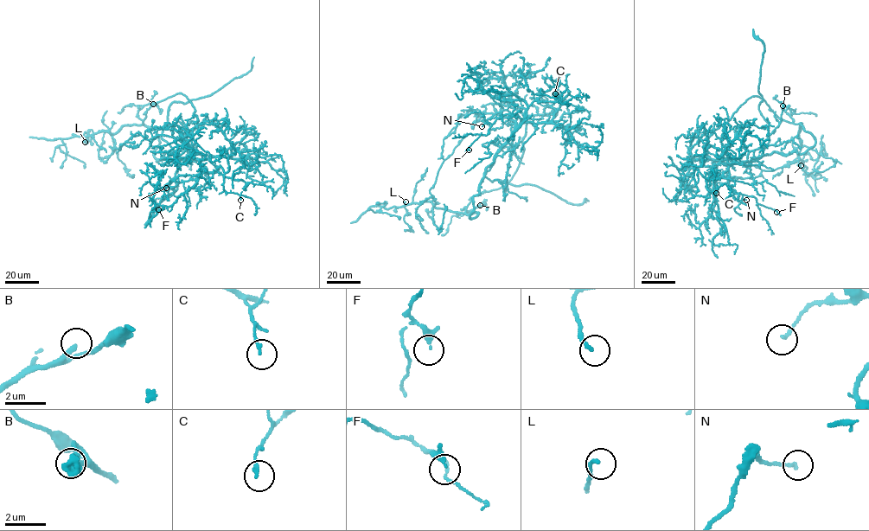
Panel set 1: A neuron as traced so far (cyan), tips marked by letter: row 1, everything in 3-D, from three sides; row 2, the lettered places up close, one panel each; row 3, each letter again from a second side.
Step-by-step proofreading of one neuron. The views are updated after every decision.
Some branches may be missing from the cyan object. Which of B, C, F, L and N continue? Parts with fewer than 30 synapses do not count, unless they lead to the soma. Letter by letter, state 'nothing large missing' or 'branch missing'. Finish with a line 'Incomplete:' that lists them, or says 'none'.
B: branch missing
C: nothing large missing
F: nothing large missing
L: branch missing
N: nothing large missing
Incomplete: B, L

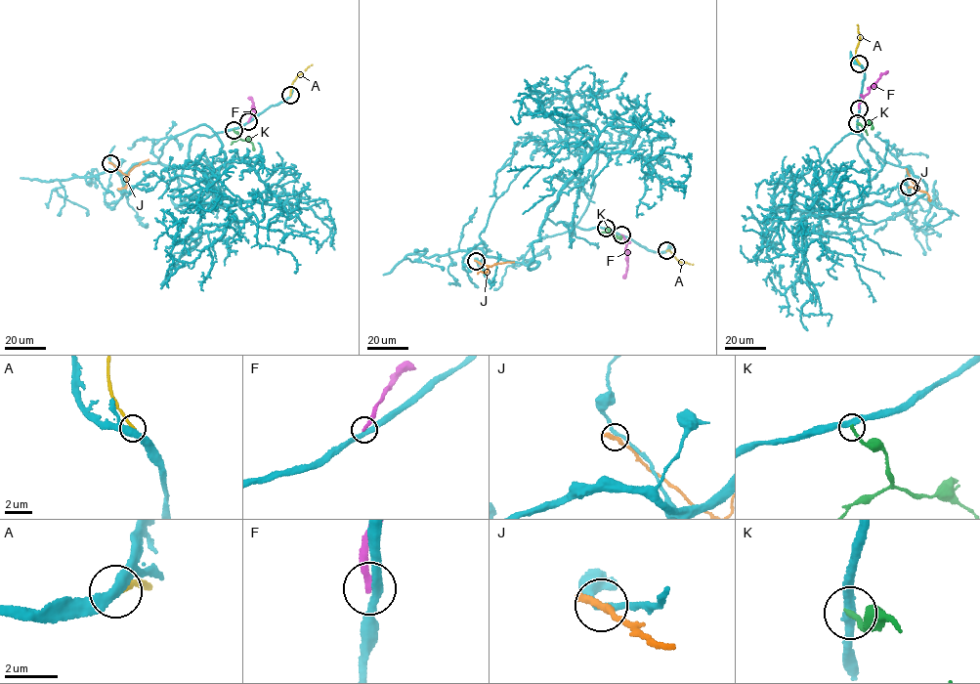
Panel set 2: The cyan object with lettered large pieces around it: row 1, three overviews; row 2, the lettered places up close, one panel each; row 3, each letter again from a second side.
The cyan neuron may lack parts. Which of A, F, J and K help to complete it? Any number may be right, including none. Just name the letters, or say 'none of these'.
none of these

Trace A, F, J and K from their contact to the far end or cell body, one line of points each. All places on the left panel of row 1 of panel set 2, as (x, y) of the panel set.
A: (290, 95), (292, 81), (312, 64)
F: (248, 121), (253, 110), (252, 100), (248, 97)
J: (110, 163), (128, 175), (134, 167), (149, 159)
K: (234, 130), (239, 139), (250, 142), (254, 149)

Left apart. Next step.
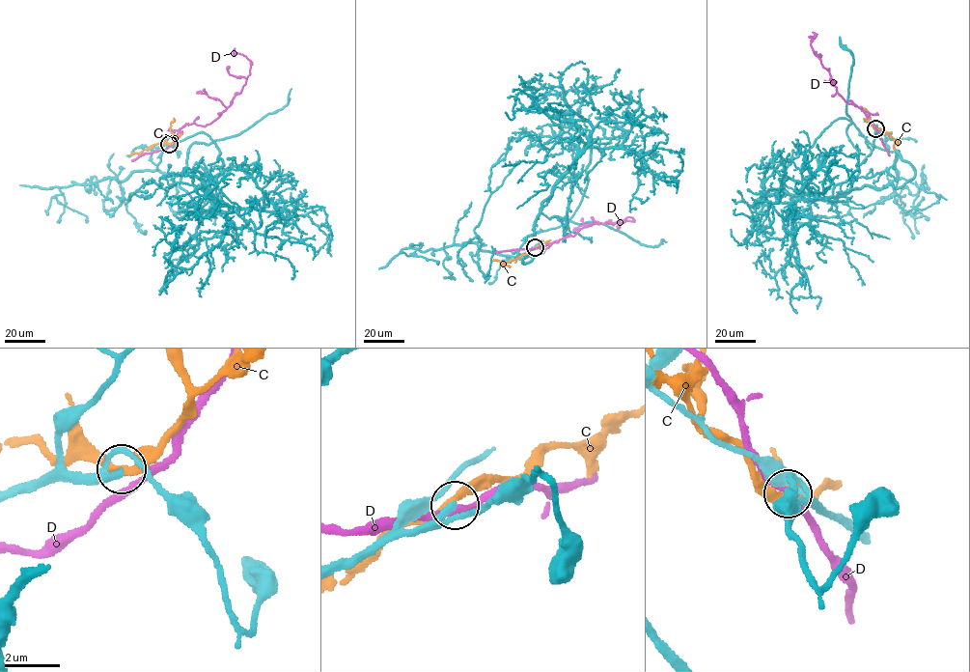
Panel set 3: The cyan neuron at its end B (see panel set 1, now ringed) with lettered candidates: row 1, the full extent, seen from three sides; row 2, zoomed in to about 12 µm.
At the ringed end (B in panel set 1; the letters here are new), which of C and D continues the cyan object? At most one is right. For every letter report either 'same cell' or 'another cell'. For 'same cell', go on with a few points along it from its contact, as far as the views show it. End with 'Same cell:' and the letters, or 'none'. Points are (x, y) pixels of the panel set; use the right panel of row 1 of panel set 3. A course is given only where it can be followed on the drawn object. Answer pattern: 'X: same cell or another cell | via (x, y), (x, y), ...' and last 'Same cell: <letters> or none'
C: another cell
D: another cell
Same cell: none

